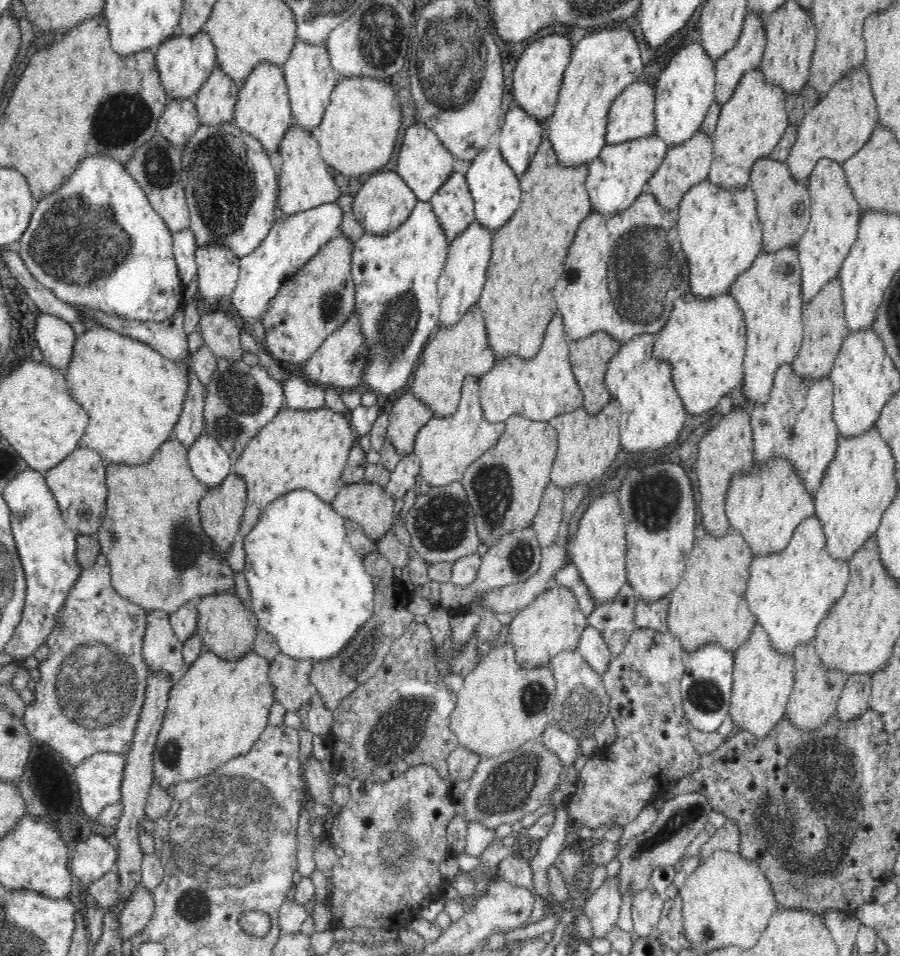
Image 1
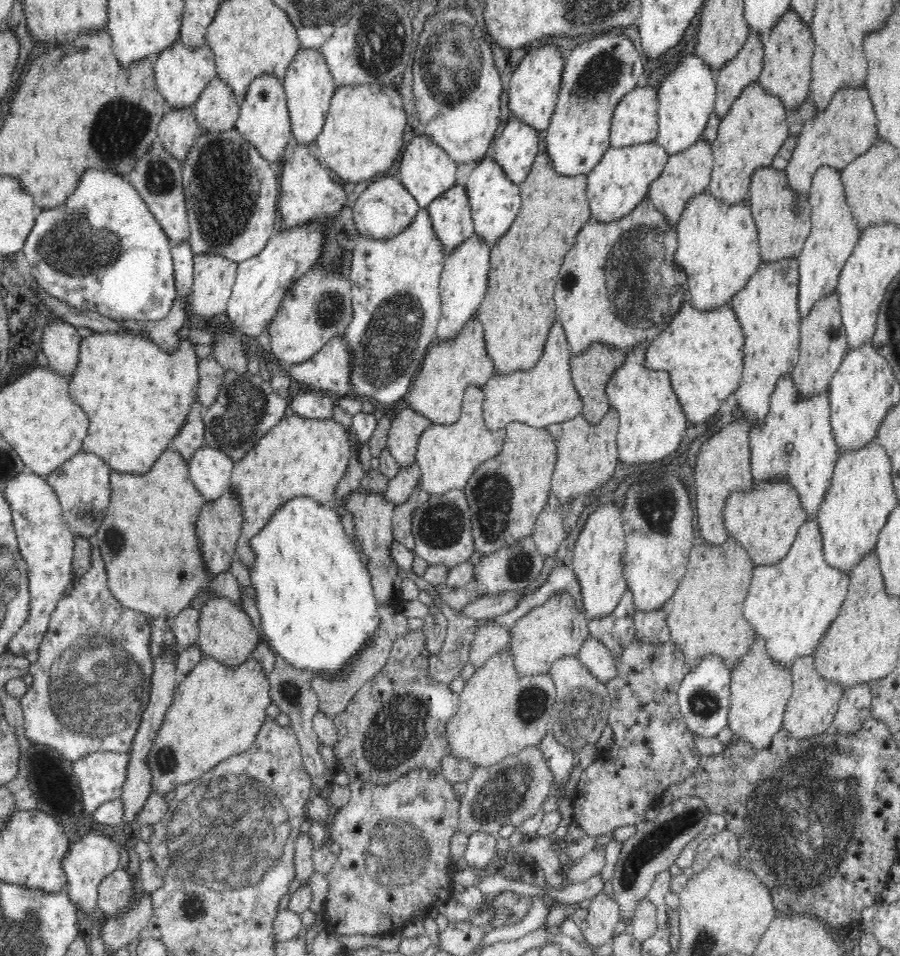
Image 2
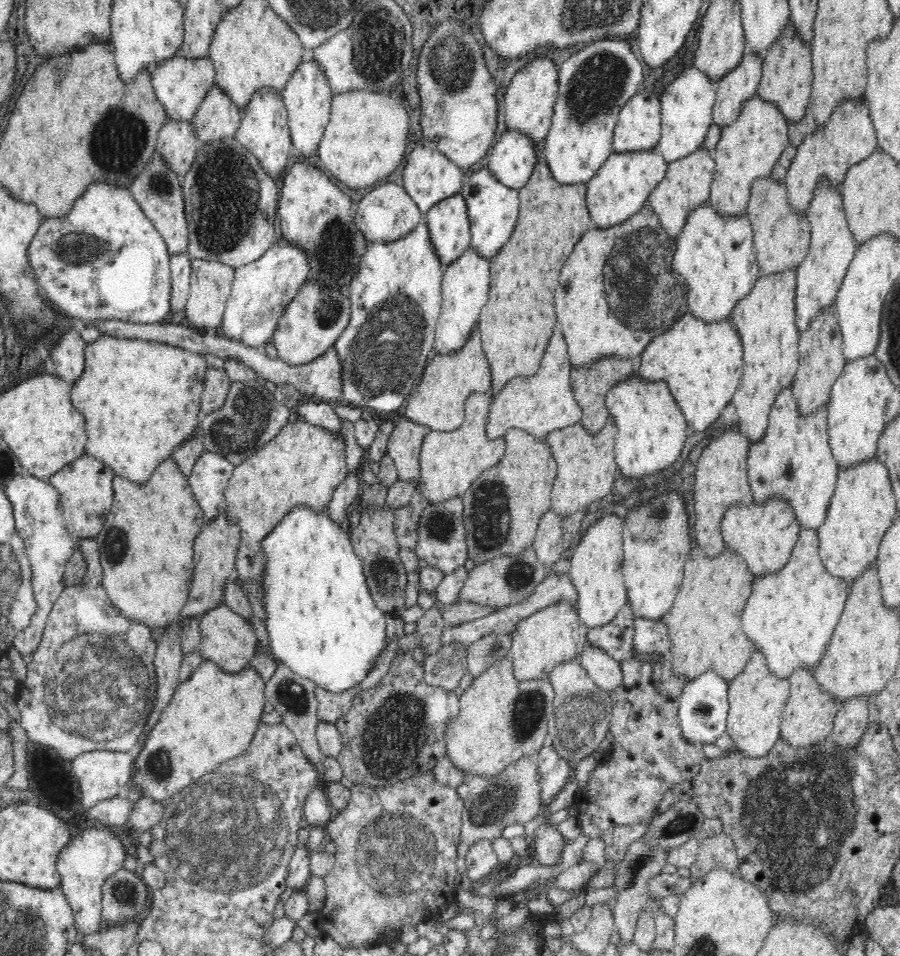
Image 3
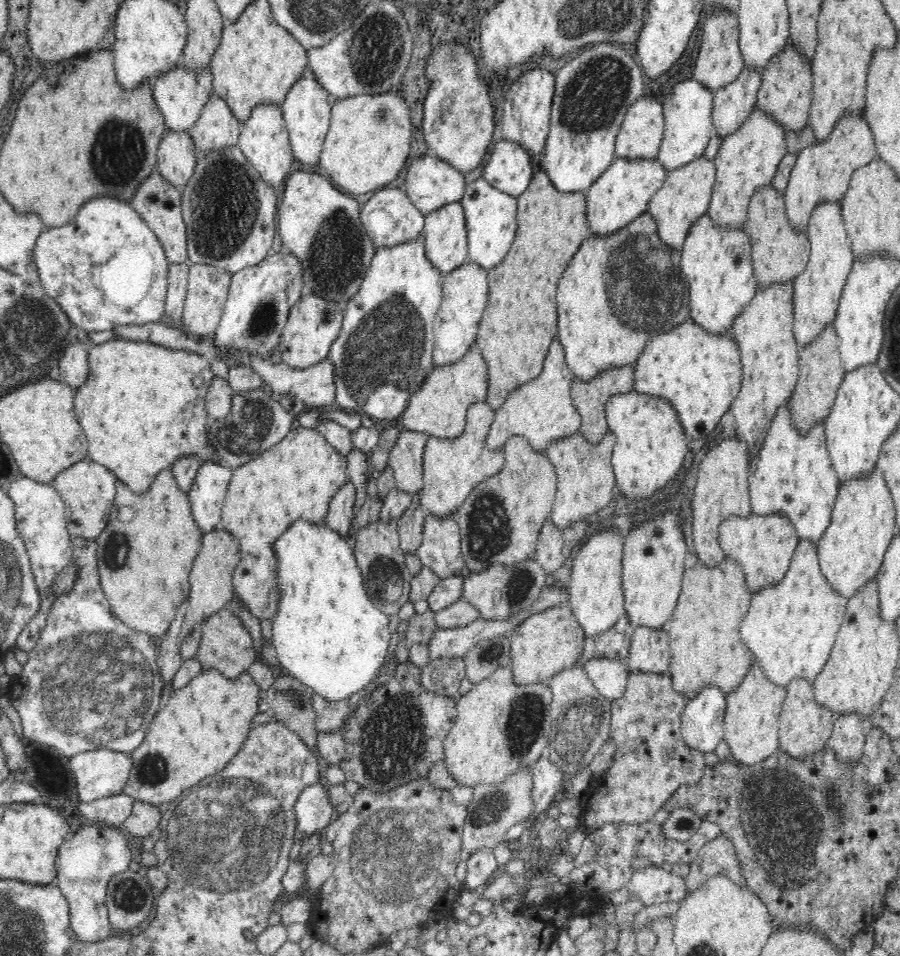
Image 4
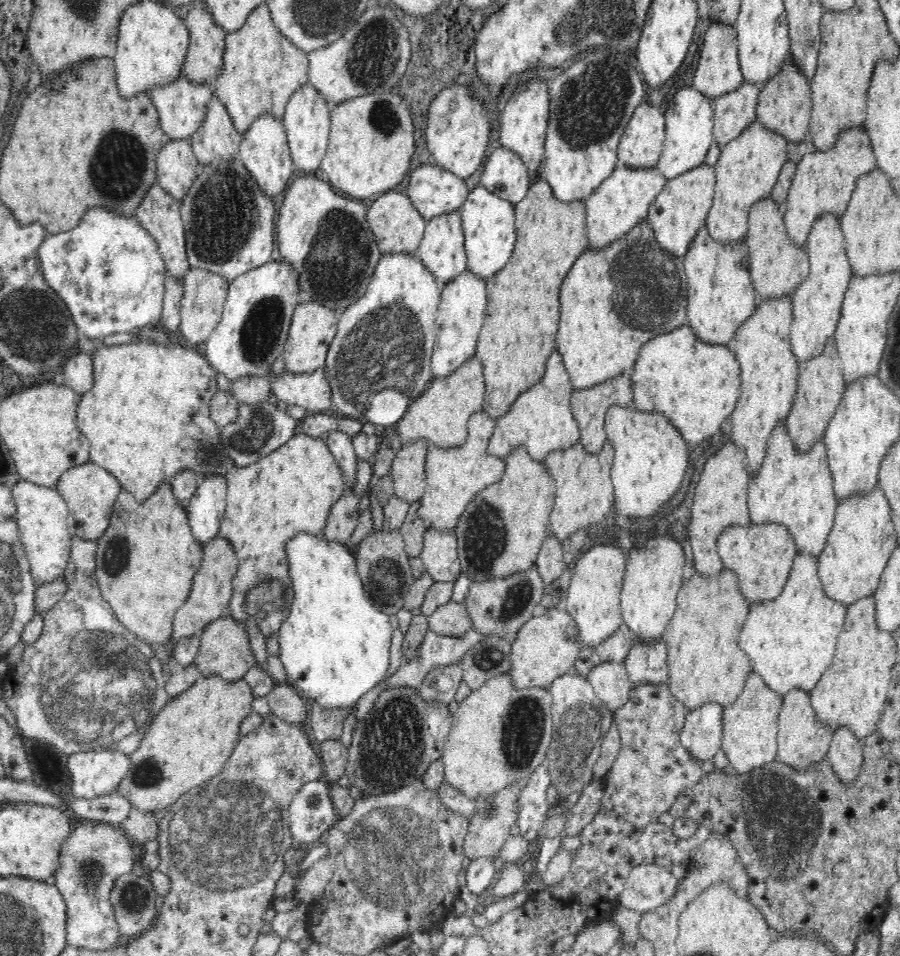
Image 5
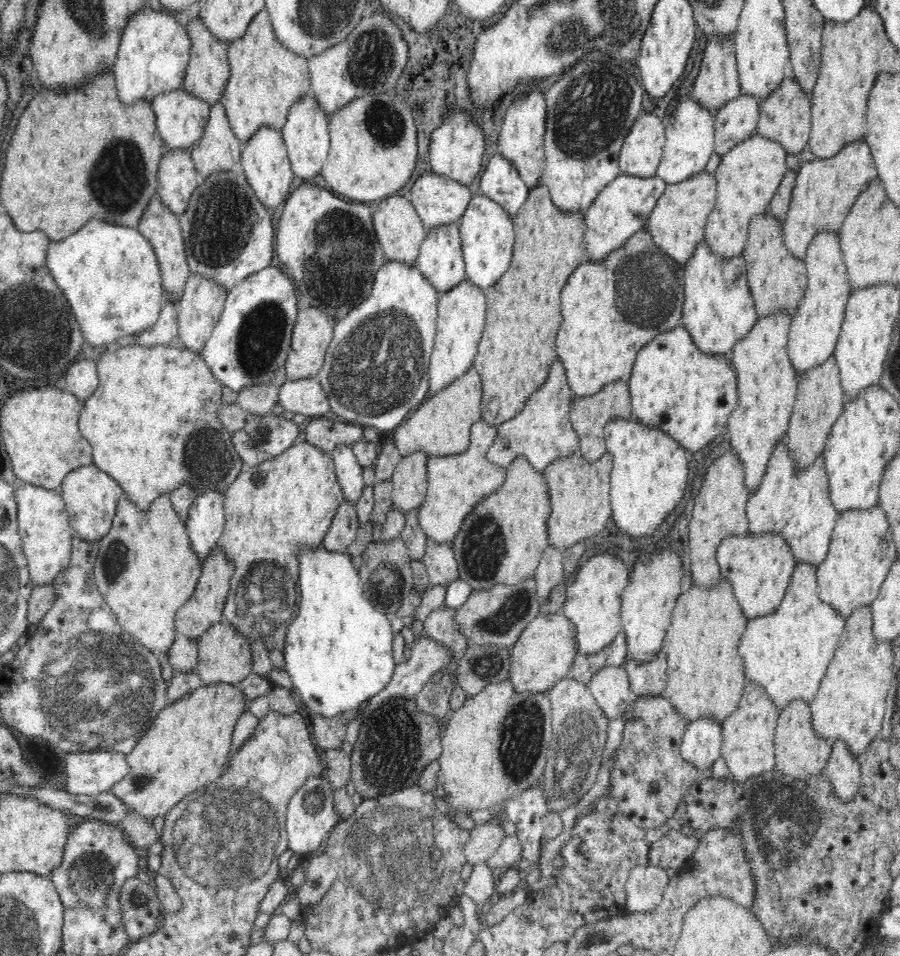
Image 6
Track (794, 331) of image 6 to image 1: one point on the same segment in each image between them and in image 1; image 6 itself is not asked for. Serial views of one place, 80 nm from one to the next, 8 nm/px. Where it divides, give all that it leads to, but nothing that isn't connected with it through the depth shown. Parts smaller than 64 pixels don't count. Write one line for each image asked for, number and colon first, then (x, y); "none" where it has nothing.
1: (835, 216)
2: (834, 234)
3: (820, 275)
4: (816, 293)
5: (816, 304)

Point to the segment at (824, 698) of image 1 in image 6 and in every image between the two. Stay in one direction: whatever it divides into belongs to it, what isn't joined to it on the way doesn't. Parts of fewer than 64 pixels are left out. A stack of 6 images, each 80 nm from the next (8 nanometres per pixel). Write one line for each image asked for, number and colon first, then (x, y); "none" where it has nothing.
2: (814, 702)
3: (808, 716)
4: (805, 728)
5: (801, 742)
6: (800, 754)

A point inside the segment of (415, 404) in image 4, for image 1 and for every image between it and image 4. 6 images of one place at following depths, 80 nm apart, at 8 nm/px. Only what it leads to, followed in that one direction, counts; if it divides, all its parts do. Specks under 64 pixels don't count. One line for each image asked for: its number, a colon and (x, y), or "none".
1: (453, 353)
2: (448, 369)
3: (438, 400)

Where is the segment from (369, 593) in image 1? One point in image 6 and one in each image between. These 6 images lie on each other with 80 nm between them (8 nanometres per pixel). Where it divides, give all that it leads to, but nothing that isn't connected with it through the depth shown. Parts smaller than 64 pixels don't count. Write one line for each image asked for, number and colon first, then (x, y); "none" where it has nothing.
2: (314, 594)
3: (322, 622)
4: (328, 634)
5: (334, 644)
6: (338, 652)

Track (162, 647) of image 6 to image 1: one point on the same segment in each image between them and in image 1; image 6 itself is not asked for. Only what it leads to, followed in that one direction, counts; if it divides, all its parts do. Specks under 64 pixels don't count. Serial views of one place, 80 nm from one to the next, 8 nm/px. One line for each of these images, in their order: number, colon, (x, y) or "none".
1: (159, 556)
2: (148, 542)
3: (146, 550)
4: (145, 554)
5: (145, 561)

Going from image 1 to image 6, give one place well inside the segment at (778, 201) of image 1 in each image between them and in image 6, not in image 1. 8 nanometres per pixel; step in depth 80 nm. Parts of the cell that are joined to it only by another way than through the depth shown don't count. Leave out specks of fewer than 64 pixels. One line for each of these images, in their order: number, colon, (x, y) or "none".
2: (783, 219)
3: (781, 237)
4: (780, 253)
5: (777, 267)
6: (777, 279)

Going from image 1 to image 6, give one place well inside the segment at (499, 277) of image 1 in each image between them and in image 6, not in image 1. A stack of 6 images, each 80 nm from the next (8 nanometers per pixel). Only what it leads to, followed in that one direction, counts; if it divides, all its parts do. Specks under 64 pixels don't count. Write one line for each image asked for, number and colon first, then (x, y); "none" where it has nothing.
2: (518, 311)
3: (515, 325)
4: (523, 289)
5: (524, 296)
6: (516, 351)

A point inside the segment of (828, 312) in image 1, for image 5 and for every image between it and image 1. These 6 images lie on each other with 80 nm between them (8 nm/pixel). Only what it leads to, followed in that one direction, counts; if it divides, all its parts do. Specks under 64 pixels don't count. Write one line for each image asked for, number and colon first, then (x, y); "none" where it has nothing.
2: (823, 343)
3: (821, 359)
4: (821, 371)
5: (820, 386)

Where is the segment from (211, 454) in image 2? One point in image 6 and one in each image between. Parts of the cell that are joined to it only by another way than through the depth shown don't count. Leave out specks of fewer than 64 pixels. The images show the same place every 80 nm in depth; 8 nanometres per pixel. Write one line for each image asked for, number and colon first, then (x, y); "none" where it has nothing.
3: (209, 478)
4: (206, 498)
5: (205, 511)
6: (206, 517)

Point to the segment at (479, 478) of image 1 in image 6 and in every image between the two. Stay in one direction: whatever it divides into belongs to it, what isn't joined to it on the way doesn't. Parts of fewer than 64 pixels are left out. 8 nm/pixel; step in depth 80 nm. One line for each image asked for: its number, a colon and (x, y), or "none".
2: (506, 493)
3: (502, 507)
4: (499, 522)
5: (500, 533)
6: (501, 541)

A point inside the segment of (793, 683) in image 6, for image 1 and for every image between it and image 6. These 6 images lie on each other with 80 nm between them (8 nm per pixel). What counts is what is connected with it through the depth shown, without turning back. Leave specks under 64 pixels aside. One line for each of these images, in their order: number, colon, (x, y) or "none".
1: (789, 593)
2: (791, 605)
3: (790, 617)
4: (790, 629)
5: (791, 641)

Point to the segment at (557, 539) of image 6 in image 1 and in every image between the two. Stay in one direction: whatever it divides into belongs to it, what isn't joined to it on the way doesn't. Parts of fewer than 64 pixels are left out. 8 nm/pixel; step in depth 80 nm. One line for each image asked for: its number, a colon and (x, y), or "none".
1: (587, 444)
2: (586, 459)
3: (586, 468)
4: (585, 480)
5: (584, 492)

